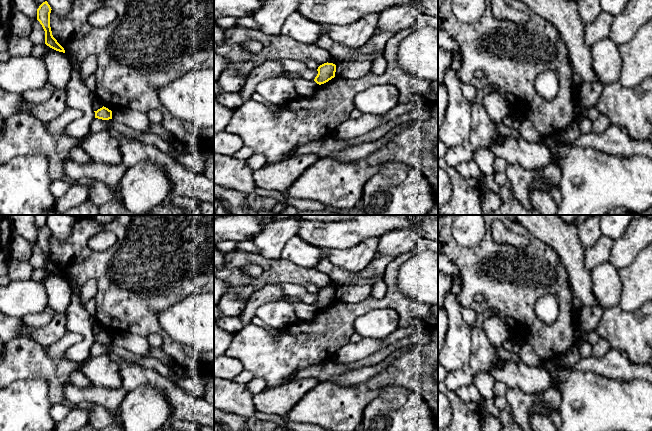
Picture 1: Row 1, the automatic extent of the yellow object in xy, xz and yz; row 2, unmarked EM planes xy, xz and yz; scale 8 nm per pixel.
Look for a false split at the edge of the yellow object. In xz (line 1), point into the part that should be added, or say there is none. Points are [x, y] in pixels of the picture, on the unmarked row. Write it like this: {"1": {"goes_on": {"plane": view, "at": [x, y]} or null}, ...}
{"1": {"goes_on": null}}

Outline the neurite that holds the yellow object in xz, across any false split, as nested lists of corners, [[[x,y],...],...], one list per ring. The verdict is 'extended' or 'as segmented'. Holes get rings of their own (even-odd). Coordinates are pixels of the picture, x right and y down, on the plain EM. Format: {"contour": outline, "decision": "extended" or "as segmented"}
{"contour": [[[327,286],[320,289],[317,295],[318,295],[318,298],[315,301],[314,305],[317,308],[321,309],[335,301],[336,289],[333,287]]], "decision": "as segmented"}

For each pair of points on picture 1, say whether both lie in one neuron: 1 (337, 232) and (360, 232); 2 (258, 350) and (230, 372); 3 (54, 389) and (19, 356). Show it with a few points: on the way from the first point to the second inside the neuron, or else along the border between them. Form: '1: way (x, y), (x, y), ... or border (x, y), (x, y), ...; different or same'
1: way (343, 232), (354, 231); same
2: border (225, 354), (236, 358), (243, 369); different
3: way (51, 379), (34, 362), (29, 360); same

